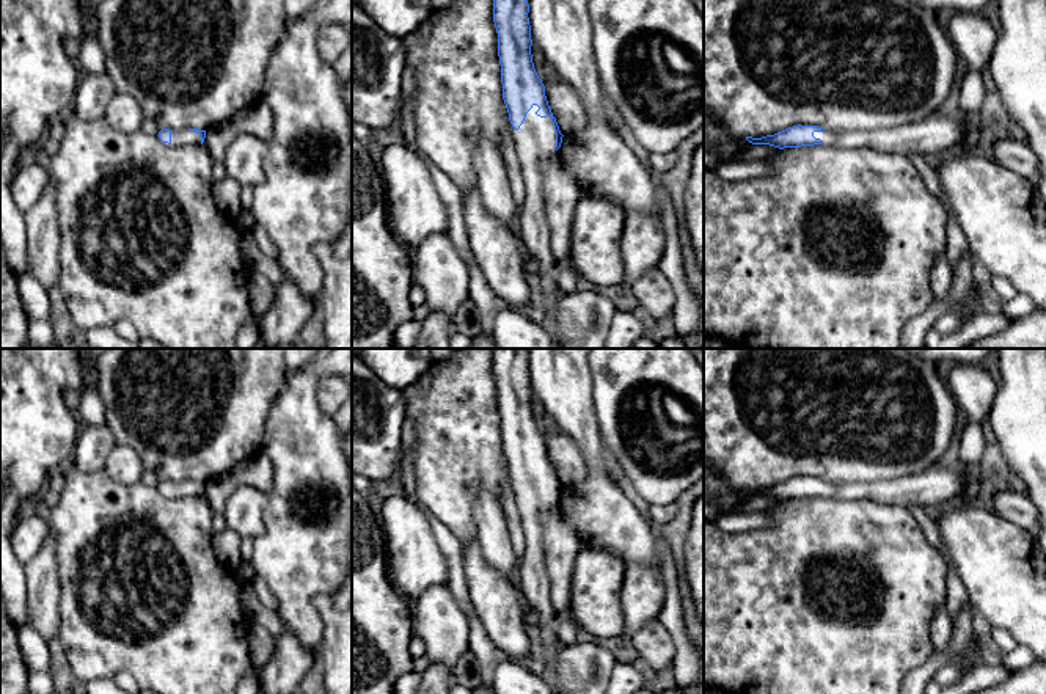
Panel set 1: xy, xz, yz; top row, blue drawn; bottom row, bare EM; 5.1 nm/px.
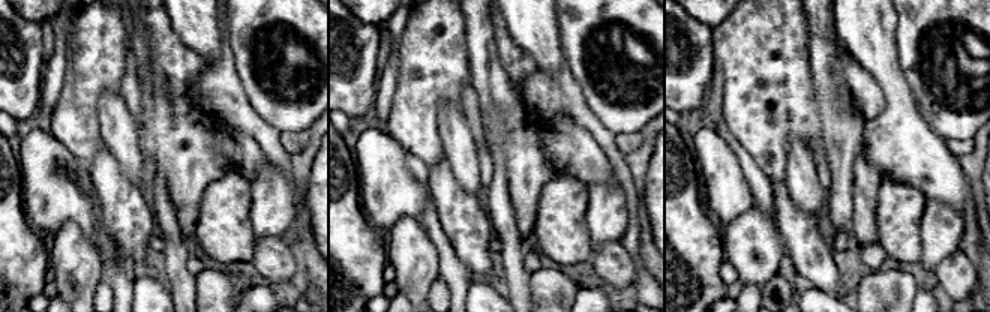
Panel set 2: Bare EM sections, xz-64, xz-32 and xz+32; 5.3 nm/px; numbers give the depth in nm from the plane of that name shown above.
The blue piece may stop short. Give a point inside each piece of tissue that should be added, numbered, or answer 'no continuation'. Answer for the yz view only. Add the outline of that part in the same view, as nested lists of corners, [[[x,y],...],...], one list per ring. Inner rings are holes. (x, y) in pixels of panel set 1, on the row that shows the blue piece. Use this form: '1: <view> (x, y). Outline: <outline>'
1: yz (936, 134). Outline: [[[941,115],[892,129],[859,132],[814,132],[823,144],[836,148],[869,148],[878,152],[895,152],[905,157],[936,157],[944,151],[956,149],[969,130],[966,121]]]

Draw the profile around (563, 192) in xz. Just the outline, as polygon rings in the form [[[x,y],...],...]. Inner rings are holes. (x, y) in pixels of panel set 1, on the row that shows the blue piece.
[[[561,148],[550,157],[542,171],[550,250],[561,267],[570,261],[575,209],[587,193],[569,171]]]

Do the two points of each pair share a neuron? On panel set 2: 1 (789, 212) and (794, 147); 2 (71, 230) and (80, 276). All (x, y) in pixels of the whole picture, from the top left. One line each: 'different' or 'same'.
1: different
2: same

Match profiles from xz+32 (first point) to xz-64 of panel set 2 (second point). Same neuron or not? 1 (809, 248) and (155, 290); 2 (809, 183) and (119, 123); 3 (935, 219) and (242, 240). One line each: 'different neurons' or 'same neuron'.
1: different neurons
2: same neuron
3: different neurons

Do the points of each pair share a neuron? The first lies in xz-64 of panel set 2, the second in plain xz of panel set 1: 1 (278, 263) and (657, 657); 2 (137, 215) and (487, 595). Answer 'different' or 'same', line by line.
1: same
2: same

